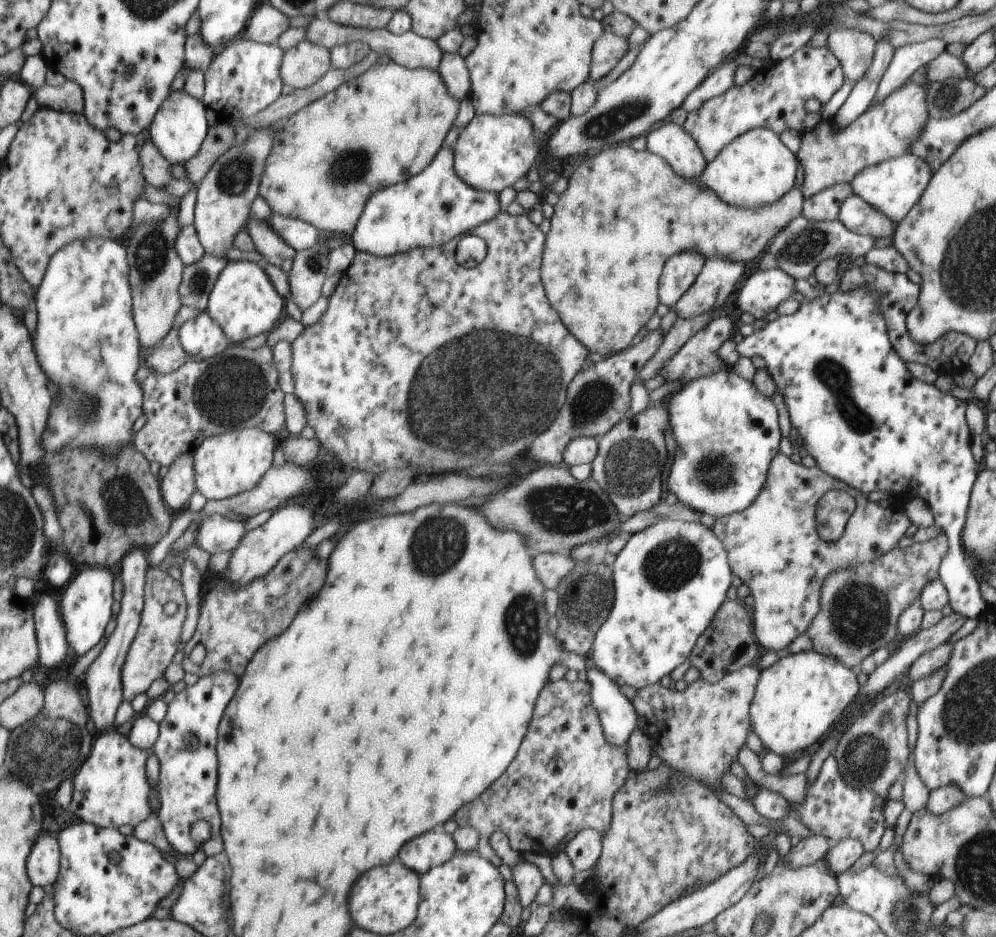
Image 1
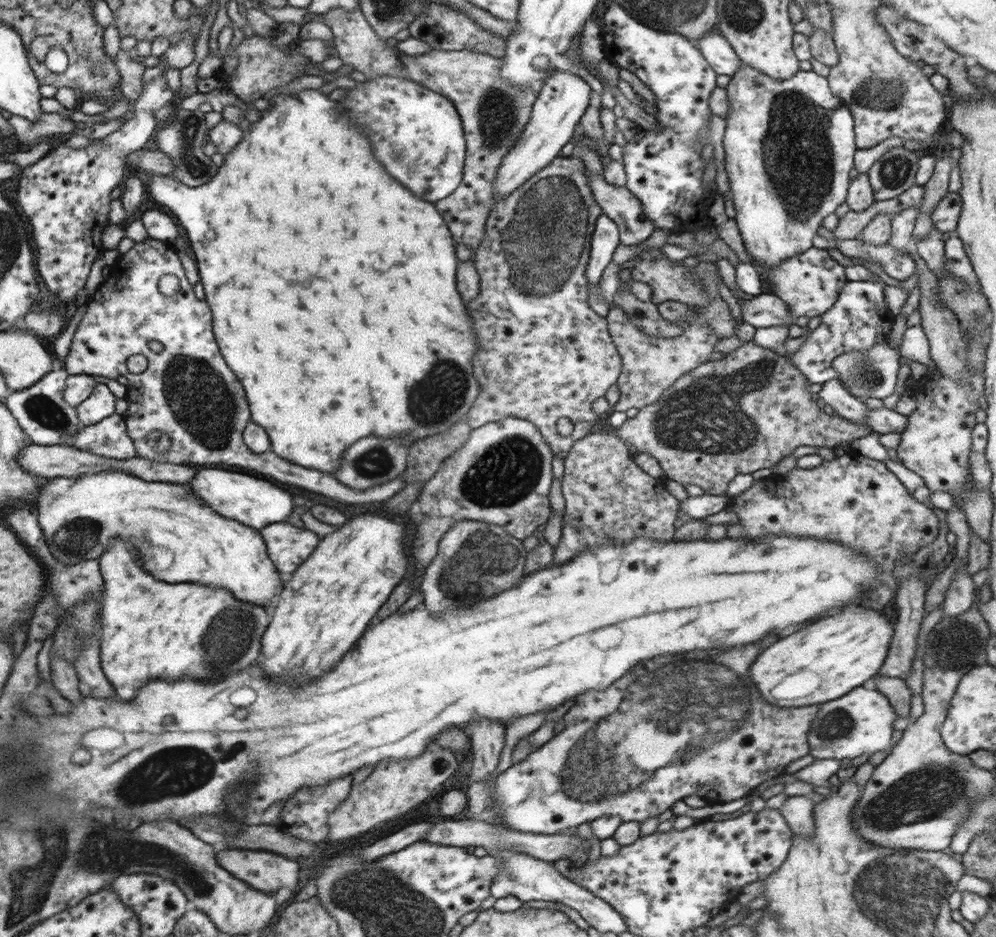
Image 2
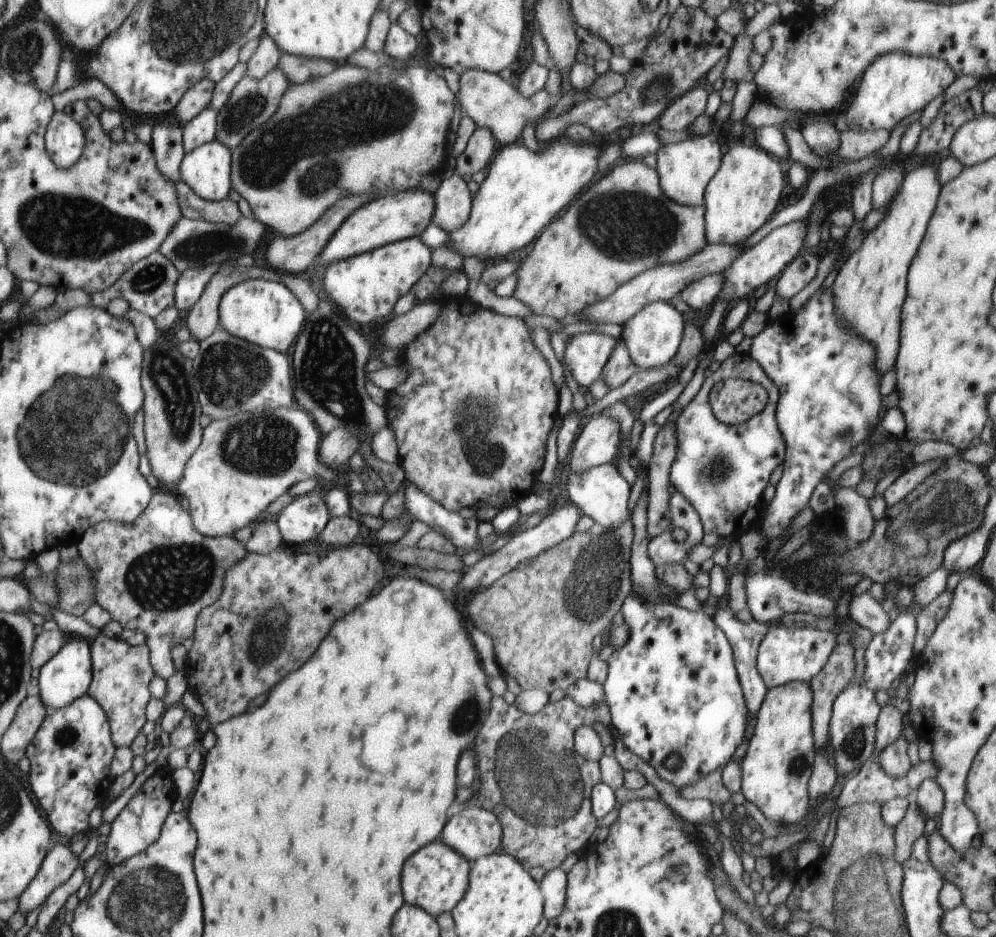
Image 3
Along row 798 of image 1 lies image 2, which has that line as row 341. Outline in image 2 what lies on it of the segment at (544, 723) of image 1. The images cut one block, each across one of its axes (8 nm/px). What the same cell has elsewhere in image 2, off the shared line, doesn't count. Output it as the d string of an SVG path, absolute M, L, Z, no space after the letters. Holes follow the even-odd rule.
M556 157L546 168L531 176L524 184L504 200L496 200L486 221L484 238L482 242L473 249L475 252L474 264L479 274L478 297L467 304L468 315L474 321L474 331L478 354L472 362L472 372L482 388L467 414L466 422L471 429L478 429L484 424L496 422L505 416L521 418L532 422L536 430L540 432L544 440L550 445L554 455L565 459L576 440L585 438L599 426L601 420L592 411L592 403L604 396L612 384L616 384L621 375L622 360L616 345L613 343L608 331L605 317L600 316L588 306L589 282L586 276L587 264L589 263L589 250L591 249L591 236L593 235L597 218L603 213L601 206L595 201L589 178L585 173L587 168L580 157ZM560 418L569 418L574 424L573 432L569 436L561 436L556 429L556 422Z

